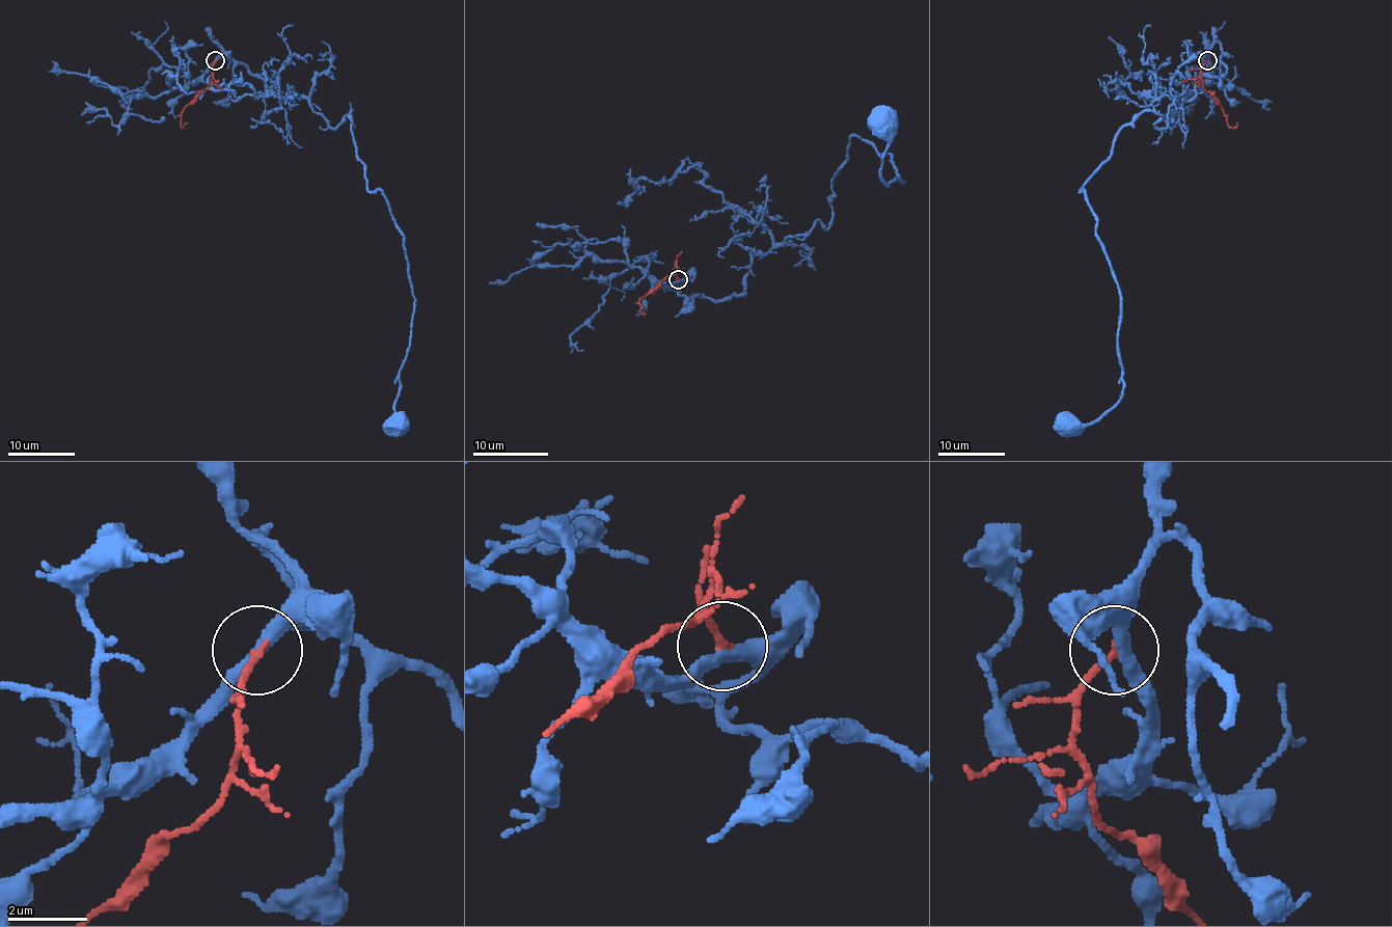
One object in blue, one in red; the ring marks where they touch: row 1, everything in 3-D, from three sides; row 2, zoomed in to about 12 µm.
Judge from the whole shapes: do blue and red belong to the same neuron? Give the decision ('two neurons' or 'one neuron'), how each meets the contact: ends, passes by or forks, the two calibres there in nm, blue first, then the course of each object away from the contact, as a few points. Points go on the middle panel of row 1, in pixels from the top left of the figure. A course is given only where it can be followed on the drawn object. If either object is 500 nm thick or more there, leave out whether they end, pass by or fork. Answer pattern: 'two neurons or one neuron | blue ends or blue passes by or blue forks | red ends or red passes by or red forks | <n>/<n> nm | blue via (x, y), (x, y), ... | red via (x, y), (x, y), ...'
two neurons | blue passes by | red ends | 320/170 nm | blue via (677, 281), (686, 296), (741, 294), (757, 254), (826, 228), (853, 135), (904, 181), (881, 176), (881, 118) | red via (677, 279), (674, 272), (639, 300), (642, 311), (645, 314)

